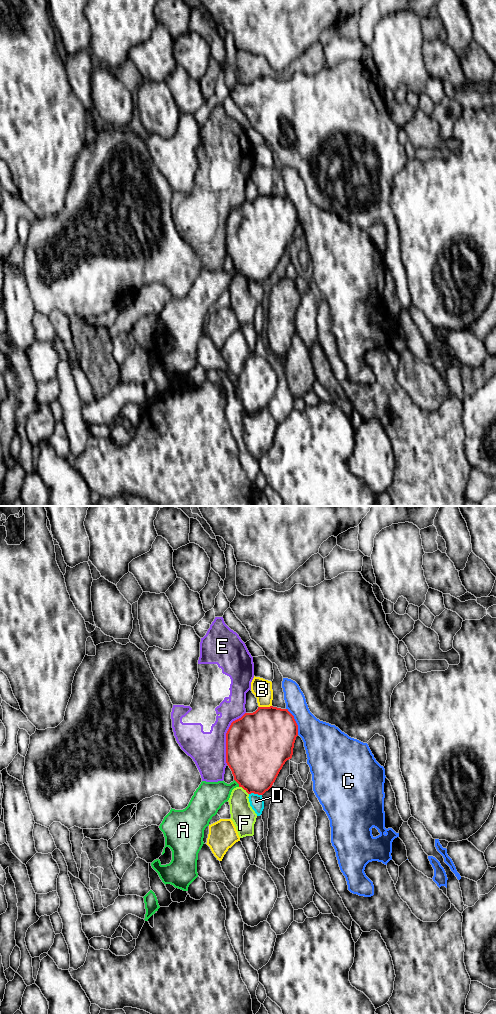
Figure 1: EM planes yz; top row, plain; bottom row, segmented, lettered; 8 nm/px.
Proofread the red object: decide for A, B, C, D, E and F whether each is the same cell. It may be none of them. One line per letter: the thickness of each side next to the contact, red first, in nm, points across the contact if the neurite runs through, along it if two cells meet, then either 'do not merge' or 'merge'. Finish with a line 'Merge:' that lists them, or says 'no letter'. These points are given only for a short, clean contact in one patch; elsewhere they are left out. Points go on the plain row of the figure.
A: 440 nm thick on the red side, 240 nm on the other; do not merge
B: 460 nm thick on the red side, 160 nm on the other; do not merge
C: 440 nm thick on the red side, 280 nm on the other; do not merge
D: 420 nm thick on the red side, 110 nm on the other; border along yz (249, 281), (261, 283); do not merge
E: 500 nm thick on the red side, 280 nm on the other; do not merge
F: 420 nm thick on the red side, 190 nm on the other; do not merge
Merge: no letter

